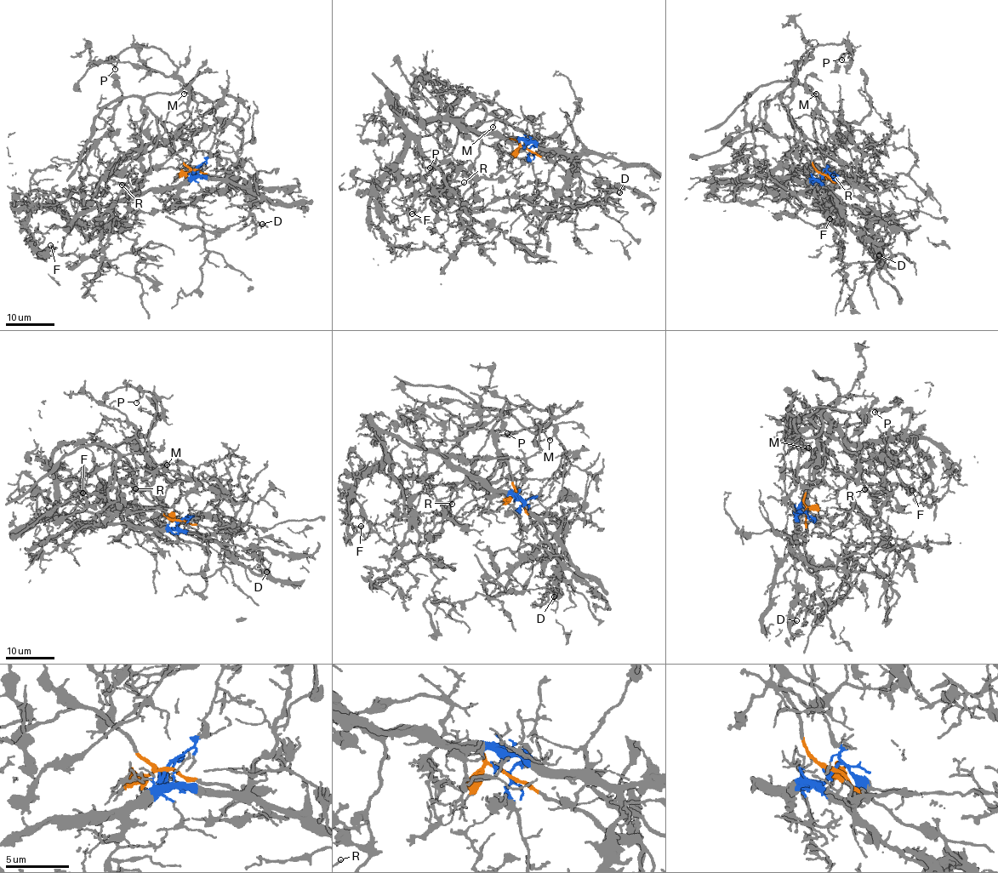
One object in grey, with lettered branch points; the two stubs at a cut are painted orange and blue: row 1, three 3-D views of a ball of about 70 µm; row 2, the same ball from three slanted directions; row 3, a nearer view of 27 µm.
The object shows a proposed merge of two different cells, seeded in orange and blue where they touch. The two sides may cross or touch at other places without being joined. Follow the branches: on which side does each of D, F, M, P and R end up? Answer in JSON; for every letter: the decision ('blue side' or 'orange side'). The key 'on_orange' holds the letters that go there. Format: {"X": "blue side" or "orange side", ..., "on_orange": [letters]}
{"D": "blue side", "F": "blue side", "M": "orange side", "P": "orange side", "R": "blue side", "on_orange": ["M", "P"]}

